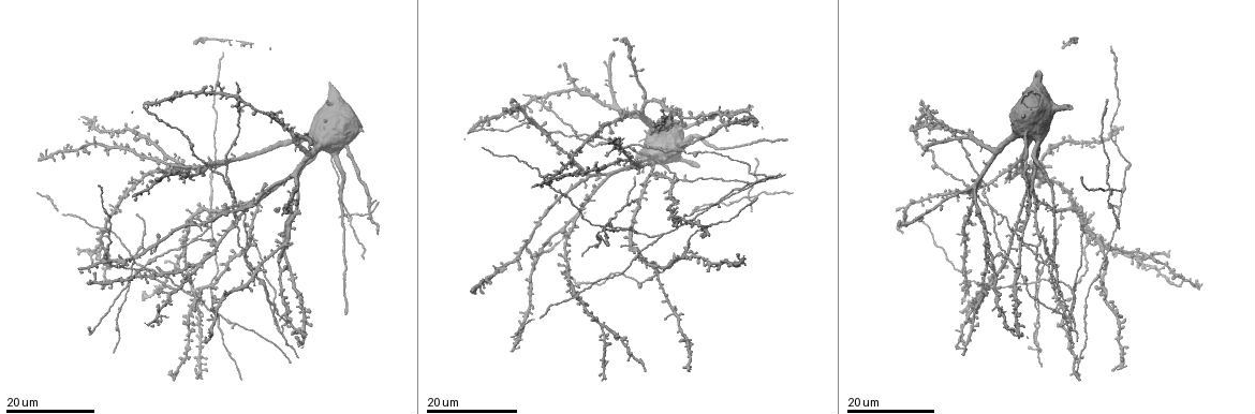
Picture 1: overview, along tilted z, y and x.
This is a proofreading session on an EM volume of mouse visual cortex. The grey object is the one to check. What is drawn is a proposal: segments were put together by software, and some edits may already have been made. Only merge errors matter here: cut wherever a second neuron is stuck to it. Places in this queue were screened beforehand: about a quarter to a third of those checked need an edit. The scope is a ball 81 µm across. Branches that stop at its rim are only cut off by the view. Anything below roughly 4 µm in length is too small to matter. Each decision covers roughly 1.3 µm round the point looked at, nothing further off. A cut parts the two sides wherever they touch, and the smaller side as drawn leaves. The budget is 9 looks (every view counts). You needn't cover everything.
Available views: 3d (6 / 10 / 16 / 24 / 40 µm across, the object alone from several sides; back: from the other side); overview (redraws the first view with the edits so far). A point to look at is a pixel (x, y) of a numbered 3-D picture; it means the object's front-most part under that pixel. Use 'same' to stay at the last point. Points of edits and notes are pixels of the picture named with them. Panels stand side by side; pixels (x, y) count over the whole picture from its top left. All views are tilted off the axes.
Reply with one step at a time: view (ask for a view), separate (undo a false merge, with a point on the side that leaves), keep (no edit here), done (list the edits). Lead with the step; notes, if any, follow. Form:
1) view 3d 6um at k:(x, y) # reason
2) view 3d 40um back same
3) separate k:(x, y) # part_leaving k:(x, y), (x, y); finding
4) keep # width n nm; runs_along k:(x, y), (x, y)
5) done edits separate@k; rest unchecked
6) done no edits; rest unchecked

view 3d 24um at 1:(1110, 192)

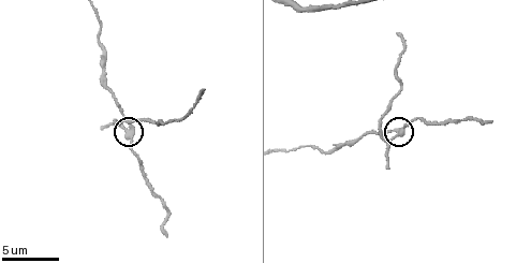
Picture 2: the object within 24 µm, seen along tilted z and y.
view 3d 10um at 2:(400, 133)

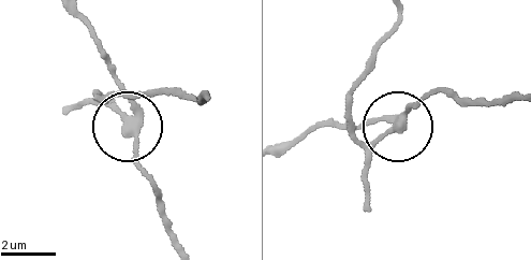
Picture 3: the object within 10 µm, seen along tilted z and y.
separate 3:(365, 146) # arms 3; part_leaving 3:(397, 125), (363, 141), (348, 100), (398, 14); a second neuron is stuck on

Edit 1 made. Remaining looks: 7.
view 3d 16um at 1:(1033, 200) # looks like a crossing

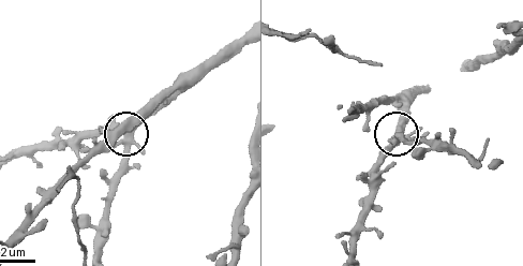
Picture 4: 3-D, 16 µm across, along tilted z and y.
view 3d 10um at 4:(124, 135)

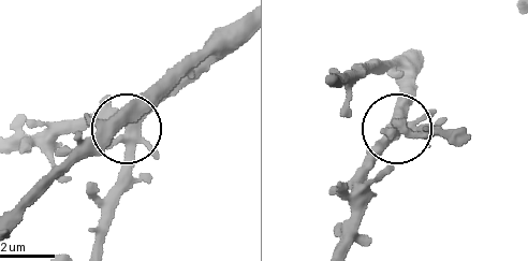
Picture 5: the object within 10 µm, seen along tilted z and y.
keep # width 410 nm; runs_along 5:(240, 44), (129, 129), (116, 217); continuous, no second neuron

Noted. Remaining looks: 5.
view 3d 24um at 1:(986, 205) # a fork

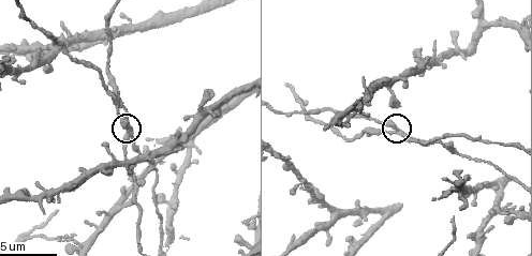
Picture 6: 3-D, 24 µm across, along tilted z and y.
view 3d 10um at 6:(399, 128) # closer look

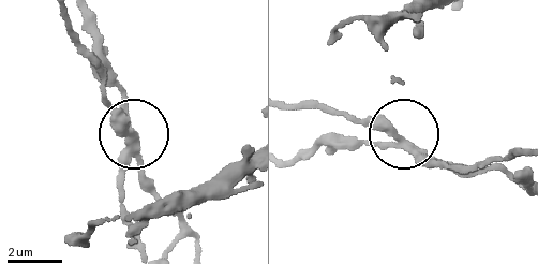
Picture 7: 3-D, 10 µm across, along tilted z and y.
view 3d 10um back at 7:(401, 138)

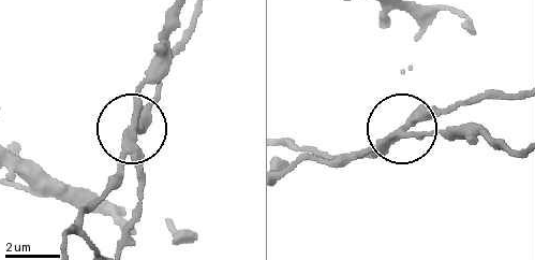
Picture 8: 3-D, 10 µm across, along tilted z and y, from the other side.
keep # arms 3; runs_along 8:(177, 11), (160, 66), (140, 96), (135, 128), (162, 84); all the same neuron

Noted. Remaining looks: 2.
view 3d 16um at 1:(101, 228) # thin arm on a thick one

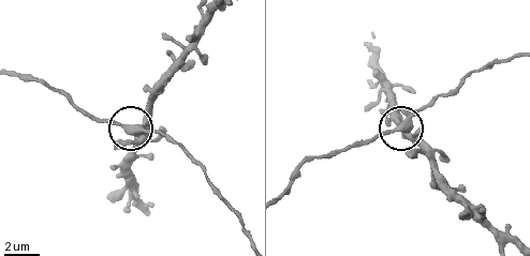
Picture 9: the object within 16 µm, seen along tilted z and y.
view 3d 6um at 9:(404, 120) # zoom in

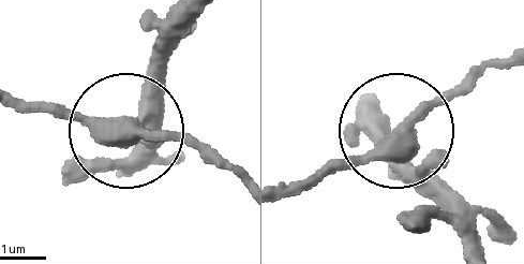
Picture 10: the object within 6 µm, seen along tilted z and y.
keep # arms 3; continuous, no second neuron

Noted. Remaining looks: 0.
done edits separate@3; rest unchecked

